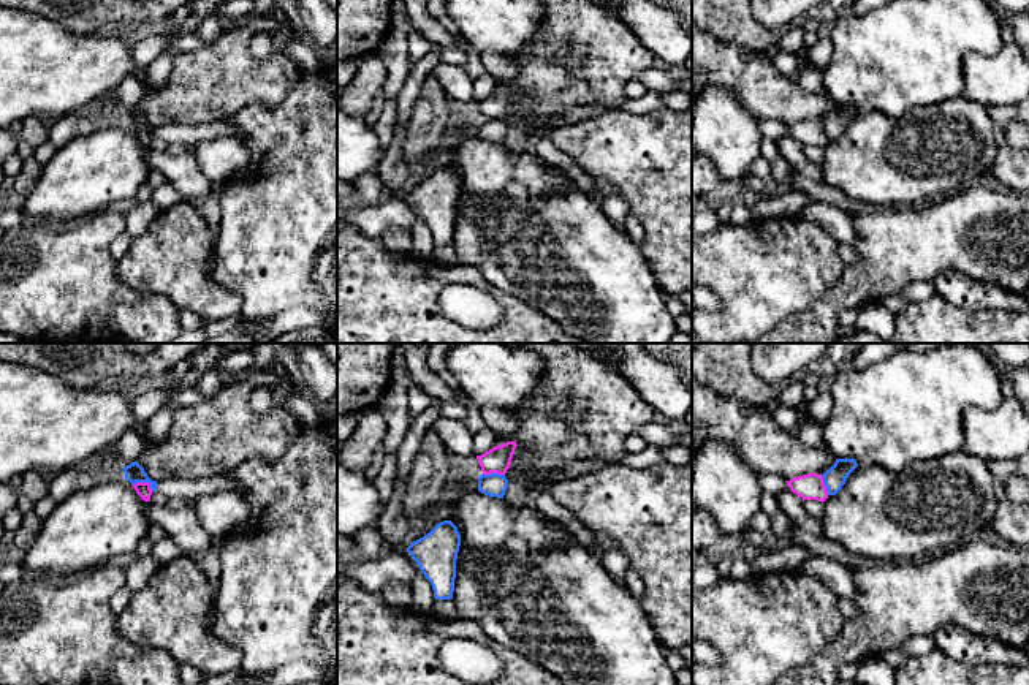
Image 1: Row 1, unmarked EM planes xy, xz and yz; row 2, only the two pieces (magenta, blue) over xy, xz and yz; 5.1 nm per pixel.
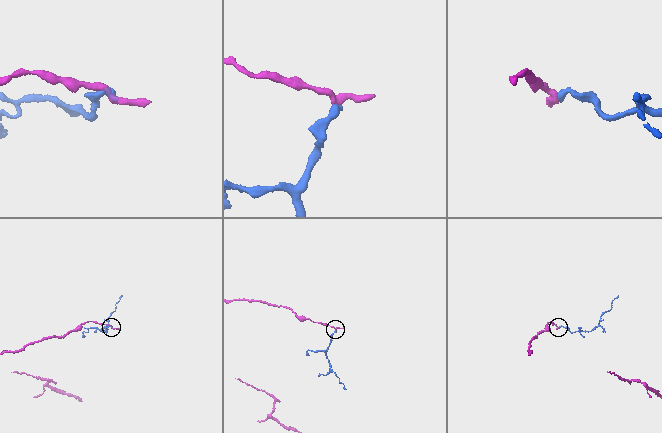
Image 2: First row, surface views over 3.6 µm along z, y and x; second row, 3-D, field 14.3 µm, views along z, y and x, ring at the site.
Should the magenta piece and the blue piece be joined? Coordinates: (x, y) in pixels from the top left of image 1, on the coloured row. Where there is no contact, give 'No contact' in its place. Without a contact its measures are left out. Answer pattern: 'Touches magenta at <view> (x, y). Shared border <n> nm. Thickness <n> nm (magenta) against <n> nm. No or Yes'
Touches magenta at xy (144, 483). Shared border 110 nm. Thickness 80 nm (magenta) against 100 nm. No

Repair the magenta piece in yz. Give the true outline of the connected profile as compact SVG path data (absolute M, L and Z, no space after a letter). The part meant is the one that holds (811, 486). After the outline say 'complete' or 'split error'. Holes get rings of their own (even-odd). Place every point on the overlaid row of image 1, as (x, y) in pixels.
M817 473L803 475L787 481L787 486L793 494L804 500L825 501L828 498L828 490L823 483L823 476Z; complete

